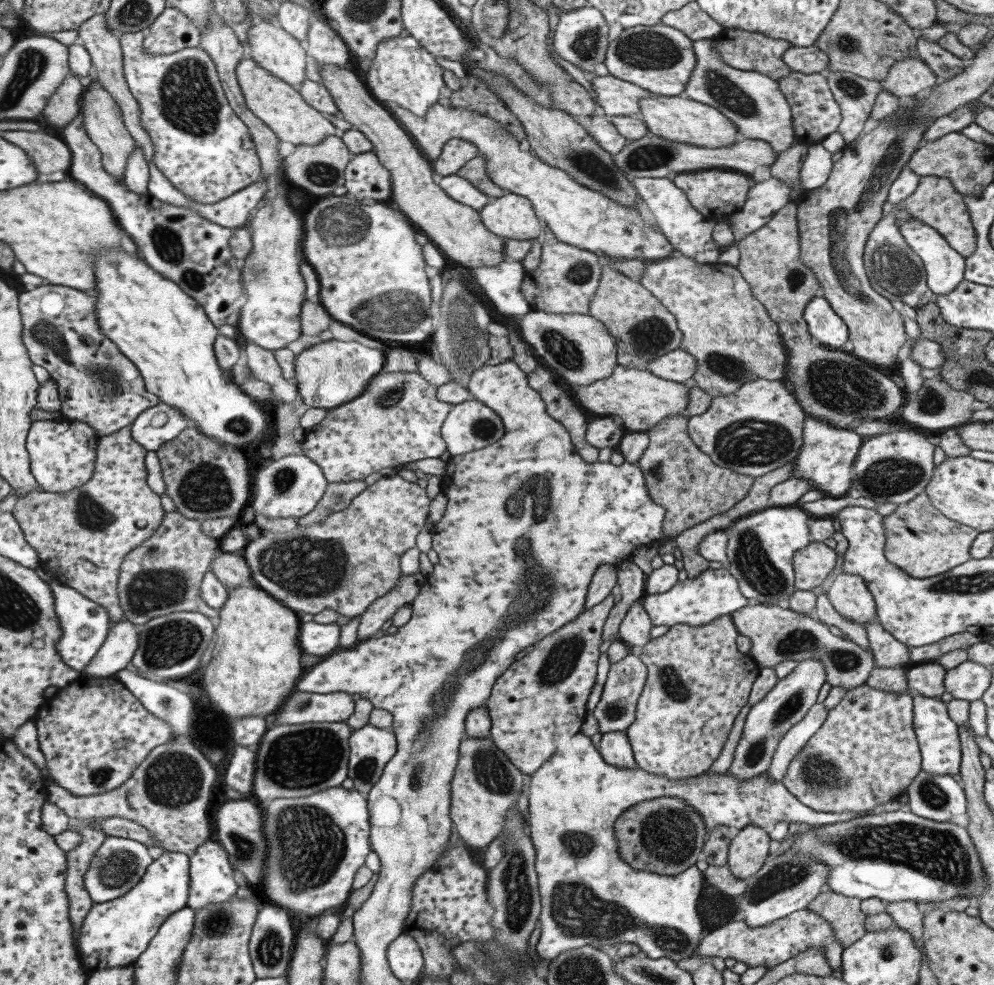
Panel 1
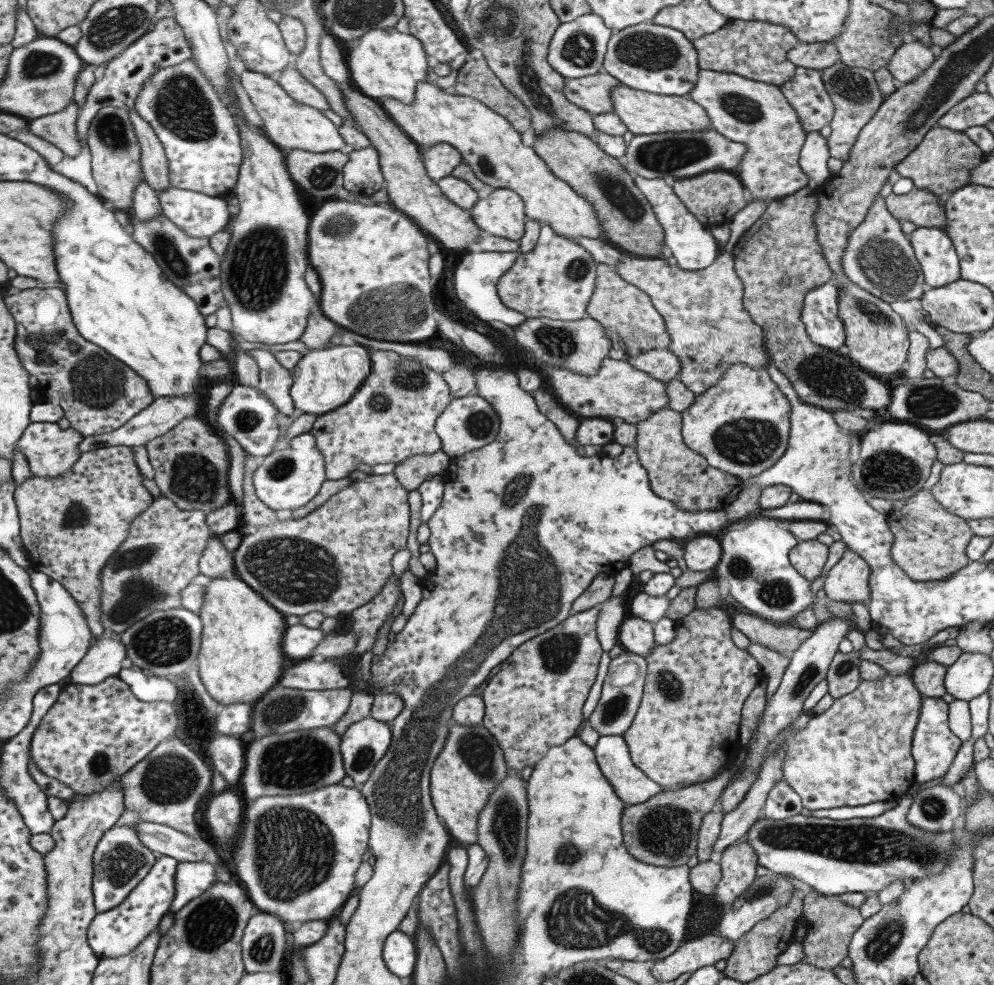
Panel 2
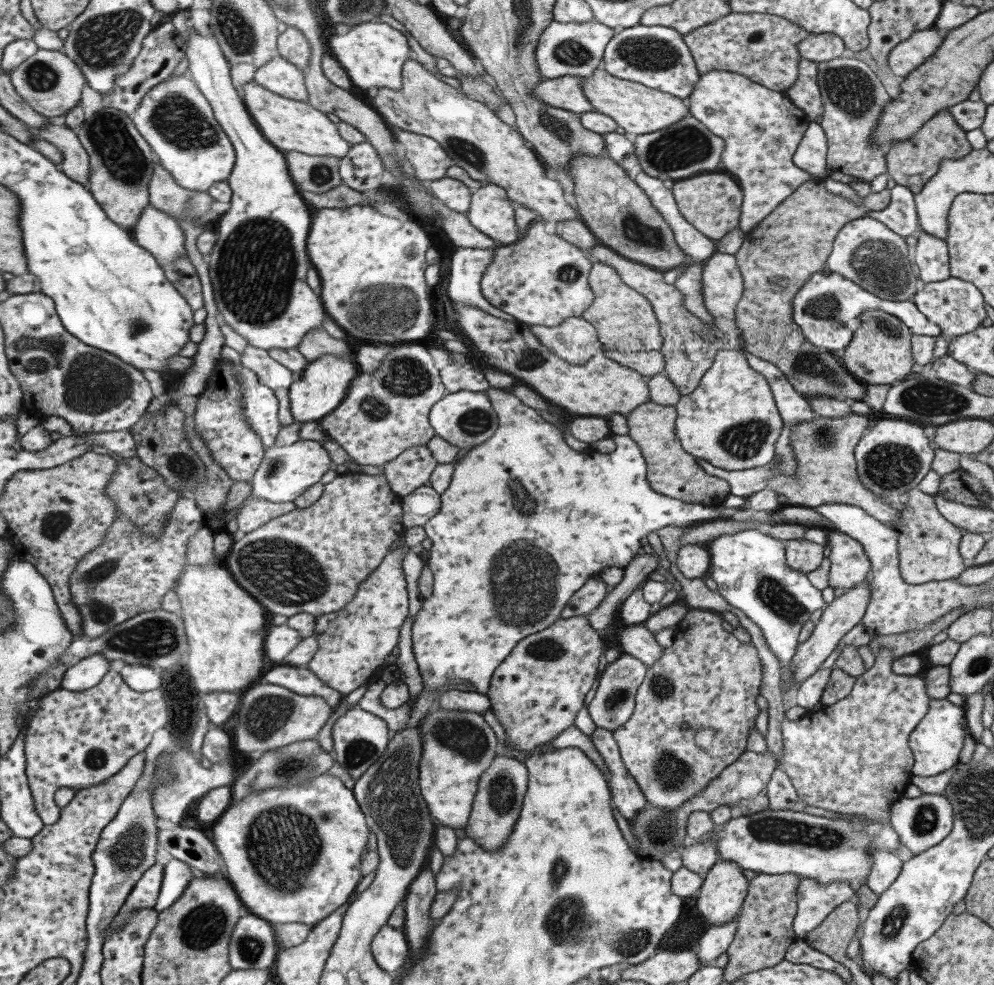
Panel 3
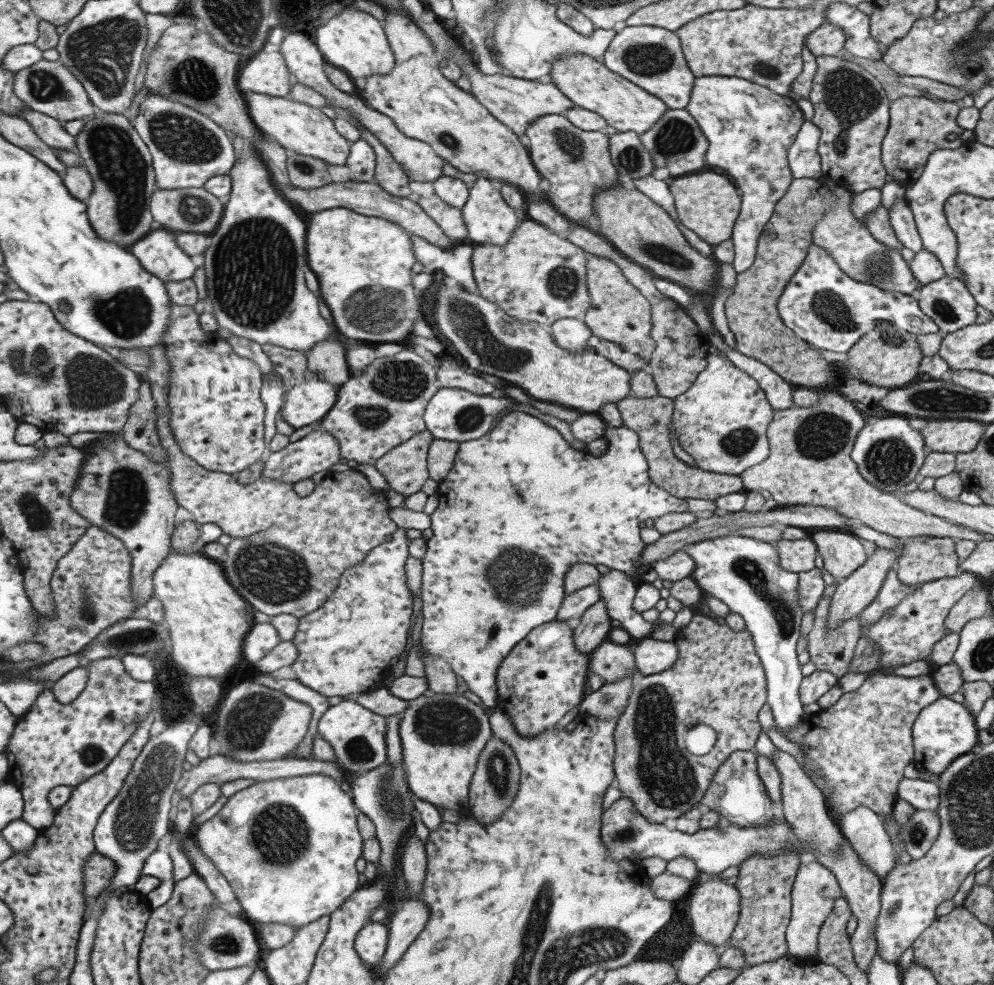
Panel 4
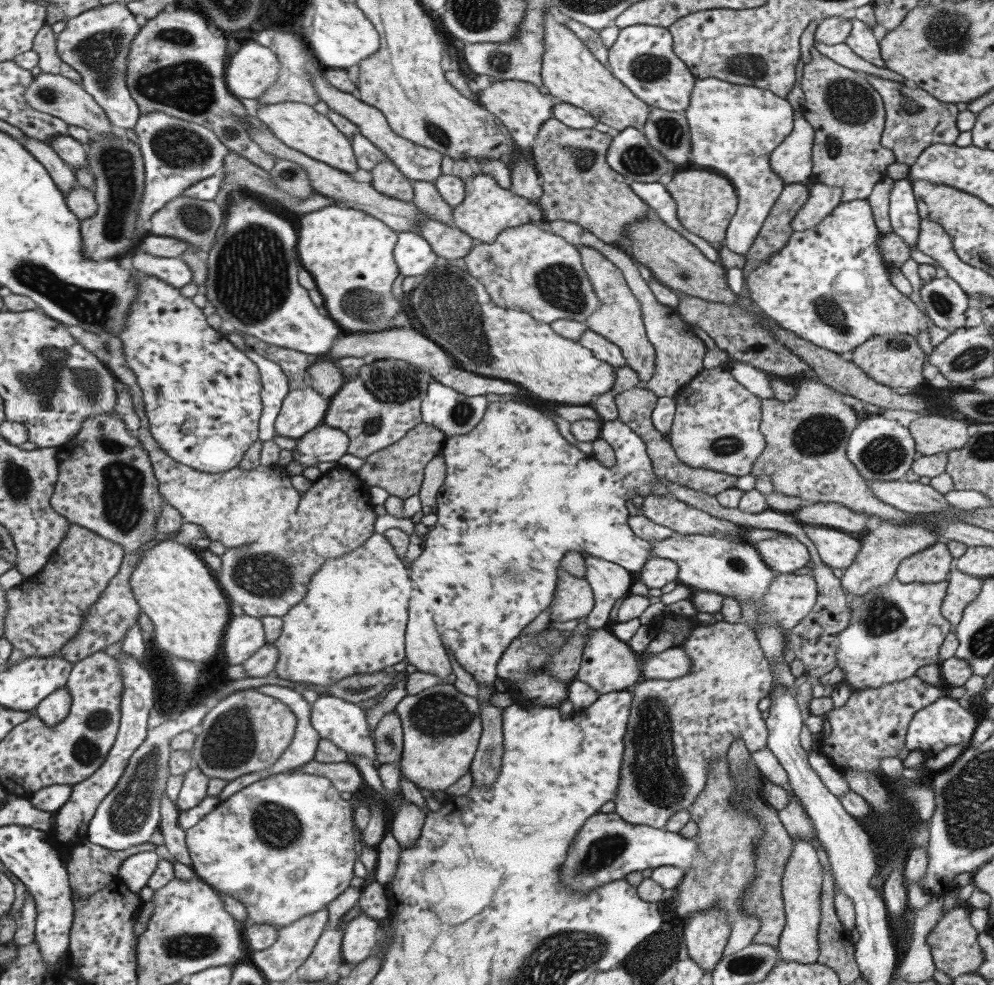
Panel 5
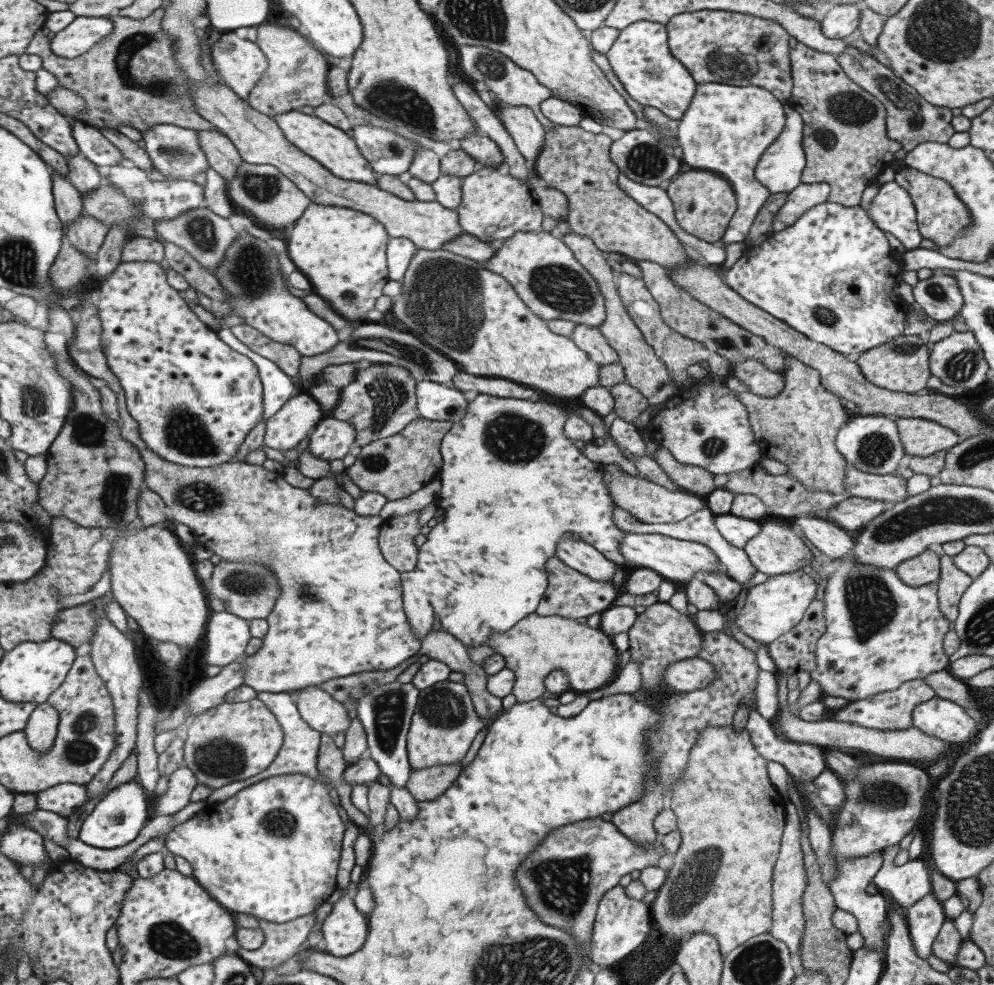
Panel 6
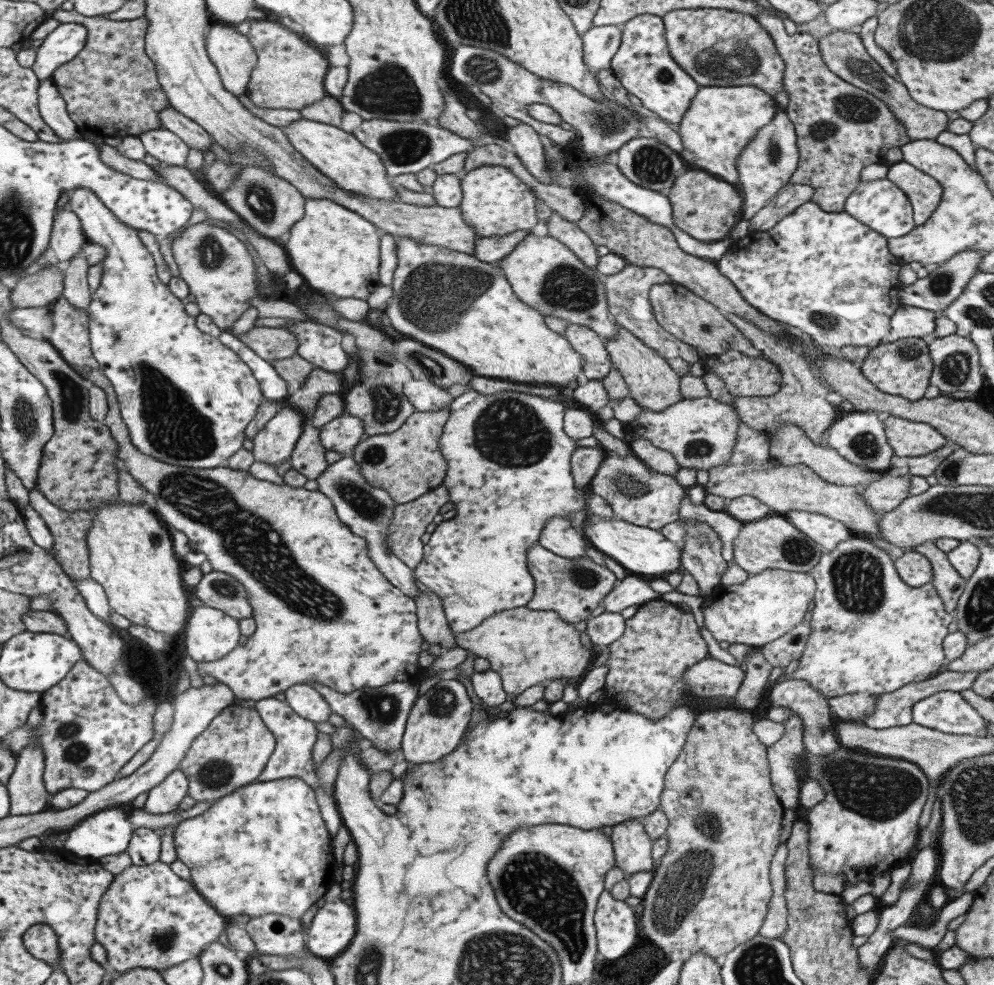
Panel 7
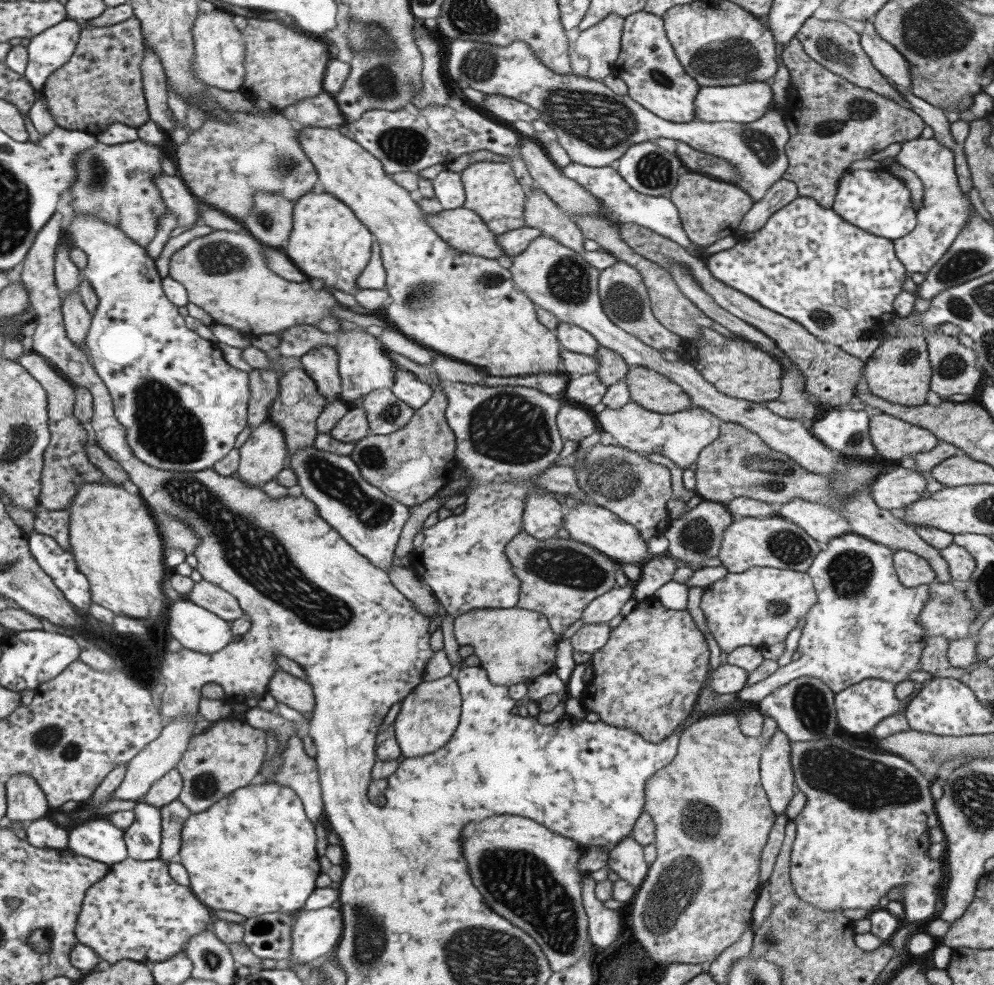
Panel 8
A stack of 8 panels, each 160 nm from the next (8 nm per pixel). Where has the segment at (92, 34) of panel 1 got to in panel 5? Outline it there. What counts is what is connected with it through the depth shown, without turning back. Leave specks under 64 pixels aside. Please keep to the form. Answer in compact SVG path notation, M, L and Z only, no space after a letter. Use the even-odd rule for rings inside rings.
M183 194L176 199L172 199L171 203L165 204L160 211L157 211L152 216L150 232L157 236L186 240L192 248L198 247L200 253L206 256L211 252L212 246L216 243L217 232L219 232L224 219L225 210L221 209L217 202L191 198Z

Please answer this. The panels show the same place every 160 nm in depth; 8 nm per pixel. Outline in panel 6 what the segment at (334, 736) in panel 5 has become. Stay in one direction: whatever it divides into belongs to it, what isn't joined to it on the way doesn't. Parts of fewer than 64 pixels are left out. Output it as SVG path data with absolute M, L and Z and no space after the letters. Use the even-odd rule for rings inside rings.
M301 689L297 702L305 722L322 734L337 736L339 732L345 733L351 728L353 712L350 707L325 689Z

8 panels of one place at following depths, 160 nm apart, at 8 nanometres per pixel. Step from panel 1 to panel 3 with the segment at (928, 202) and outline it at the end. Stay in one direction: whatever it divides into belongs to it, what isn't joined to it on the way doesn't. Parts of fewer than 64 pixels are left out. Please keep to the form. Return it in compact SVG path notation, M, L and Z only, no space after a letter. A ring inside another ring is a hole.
M813 178L800 184L785 200L782 200L751 231L743 235L742 243L735 257L743 287L741 298L737 301L734 315L737 328L742 334L743 351L774 364L793 387L795 392L806 398L823 396L833 399L862 400L865 394L864 384L855 378L832 352L814 347L805 340L800 328L792 319L792 298L801 289L801 285L814 273L826 266L826 258L832 247L832 240L837 231L847 222L856 222L865 217L867 210L883 210L890 201L889 189L878 193L869 193L862 197L863 204L855 205L844 197L825 191L823 180Z

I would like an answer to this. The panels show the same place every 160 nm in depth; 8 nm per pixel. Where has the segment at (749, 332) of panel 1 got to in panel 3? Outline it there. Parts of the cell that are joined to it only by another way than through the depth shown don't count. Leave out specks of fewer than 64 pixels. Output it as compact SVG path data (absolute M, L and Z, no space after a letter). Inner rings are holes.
M600 242L592 248L587 248L586 252L592 261L613 267L625 286L649 301L658 320L659 334L662 336L659 352L663 355L663 372L681 394L686 395L697 388L703 373L713 364L715 353L718 350L723 348L743 351L742 334L737 328L734 315L737 301L741 298L743 281L732 254L714 252L702 266L701 298L705 310L712 318L712 323L707 326L685 308L681 292L677 292L674 285L665 284L663 272L630 261Z

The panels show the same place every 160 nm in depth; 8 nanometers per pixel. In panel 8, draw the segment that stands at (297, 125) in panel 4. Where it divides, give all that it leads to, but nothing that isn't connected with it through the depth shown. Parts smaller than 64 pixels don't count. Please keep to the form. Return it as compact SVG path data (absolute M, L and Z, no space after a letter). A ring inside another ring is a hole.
M300 127L298 139L316 166L320 189L333 193L348 204L371 229L381 245L388 274L387 292L393 298L393 302L385 310L385 316L396 330L447 357L480 367L491 376L562 371L559 338L554 330L545 328L539 320L535 320L533 304L524 293L517 292L503 260L461 252L445 242L428 223L427 215L420 207L415 193L397 184L379 158L365 150L355 139L341 134L338 128Z

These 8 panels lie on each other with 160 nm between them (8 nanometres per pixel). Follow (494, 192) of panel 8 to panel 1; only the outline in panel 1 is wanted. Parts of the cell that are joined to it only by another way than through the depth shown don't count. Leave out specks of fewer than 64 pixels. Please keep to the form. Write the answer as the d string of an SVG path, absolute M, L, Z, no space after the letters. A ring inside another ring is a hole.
M506 192L480 210L485 226L508 240L531 240L539 236L539 218L524 196Z

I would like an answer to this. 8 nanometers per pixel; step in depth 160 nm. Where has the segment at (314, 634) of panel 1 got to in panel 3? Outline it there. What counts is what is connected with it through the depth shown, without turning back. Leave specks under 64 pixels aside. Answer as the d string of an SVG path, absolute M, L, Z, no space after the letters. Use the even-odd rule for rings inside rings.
M271 626L269 628L269 637L267 637L265 648L266 655L271 665L278 665L285 660L302 641L299 636L299 630L291 626Z

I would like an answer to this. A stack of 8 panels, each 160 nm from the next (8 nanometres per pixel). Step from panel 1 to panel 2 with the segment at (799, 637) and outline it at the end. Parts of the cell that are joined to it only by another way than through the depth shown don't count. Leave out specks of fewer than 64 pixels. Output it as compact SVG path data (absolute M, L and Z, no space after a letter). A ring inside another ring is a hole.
M738 613L731 618L731 626L737 629L741 634L743 634L750 642L755 644L760 644L764 646L769 651L773 650L775 652L785 652L785 650L797 650L799 645L804 641L799 638L801 632L807 632L809 630L801 630L797 628L794 624L769 624L767 620L761 620L762 618L751 613ZM854 650L845 654L837 651L833 655L824 679L827 681L827 692L834 700L855 690L859 684L860 659Z

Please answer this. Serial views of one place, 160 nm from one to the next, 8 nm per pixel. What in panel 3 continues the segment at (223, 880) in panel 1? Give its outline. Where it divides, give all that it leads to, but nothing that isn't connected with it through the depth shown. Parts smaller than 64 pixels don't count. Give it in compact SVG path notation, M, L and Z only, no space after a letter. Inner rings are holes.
M174 857L166 864L163 886L155 908L157 912L167 911L185 894L195 878L191 867Z

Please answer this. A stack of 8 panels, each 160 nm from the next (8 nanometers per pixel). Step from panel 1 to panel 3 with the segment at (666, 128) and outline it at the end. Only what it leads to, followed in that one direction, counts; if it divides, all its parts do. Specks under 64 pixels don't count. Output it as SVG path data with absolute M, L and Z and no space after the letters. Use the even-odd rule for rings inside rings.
M595 69L593 75L579 78L579 86L581 86L579 90L591 103L592 110L613 119L616 126L623 128L629 137L667 128L688 114L685 100L660 91L653 91L638 83L617 79L605 70Z

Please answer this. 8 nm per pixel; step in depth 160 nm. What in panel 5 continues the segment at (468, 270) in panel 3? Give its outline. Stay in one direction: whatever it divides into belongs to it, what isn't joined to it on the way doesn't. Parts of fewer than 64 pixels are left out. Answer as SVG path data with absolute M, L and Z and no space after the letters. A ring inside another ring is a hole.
M416 232L400 233L395 253L403 276L421 277L435 268L439 259L427 239Z

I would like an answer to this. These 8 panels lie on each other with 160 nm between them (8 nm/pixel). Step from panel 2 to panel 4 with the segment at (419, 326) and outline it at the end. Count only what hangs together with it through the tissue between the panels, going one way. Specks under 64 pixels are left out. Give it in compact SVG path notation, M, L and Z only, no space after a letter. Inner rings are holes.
M343 207L314 213L308 230L309 264L321 280L321 298L329 304L336 331L357 340L396 343L409 340L413 322L421 320L422 301L422 293L413 284L413 268L417 268L418 261L413 234L393 221ZM404 348L394 356L377 358L362 373L353 374L345 384L339 386L337 404L320 425L340 441L343 461L346 460L349 464L374 465L389 451L411 440L416 434L425 432L428 429L425 420L428 404L441 387L438 371L431 362L424 360L413 349Z

